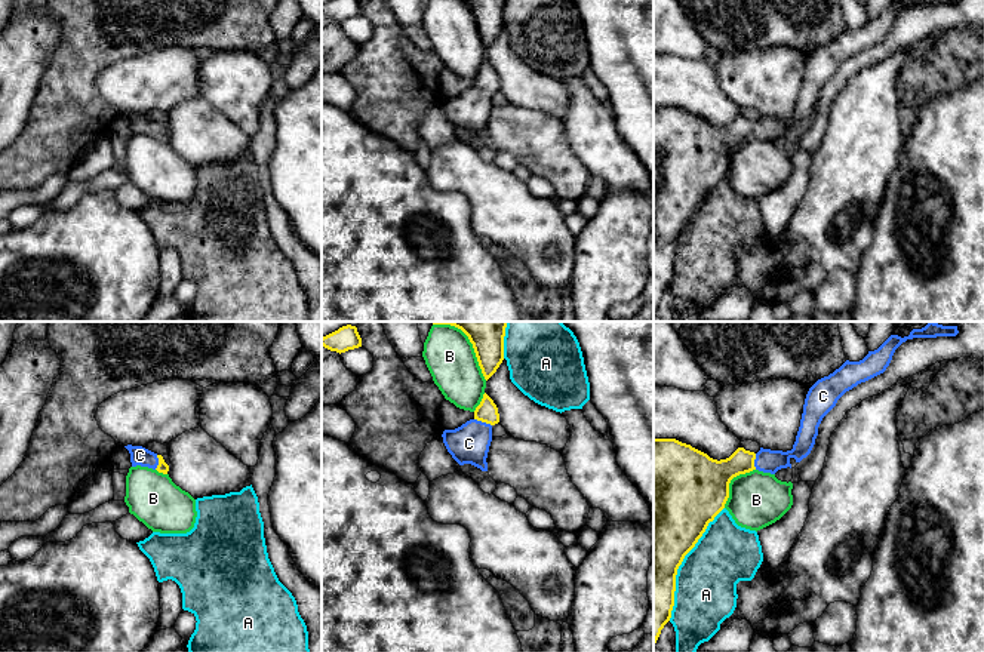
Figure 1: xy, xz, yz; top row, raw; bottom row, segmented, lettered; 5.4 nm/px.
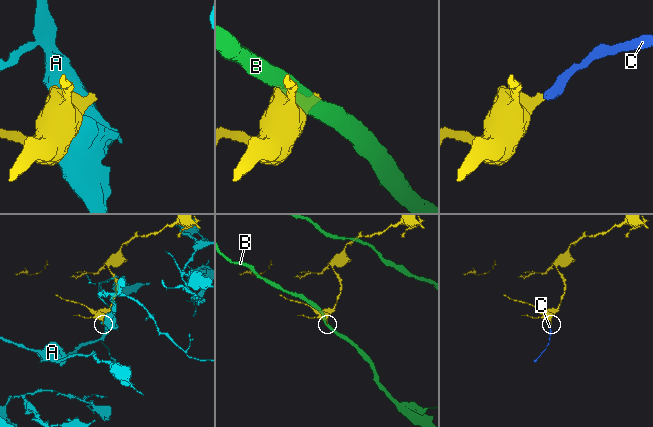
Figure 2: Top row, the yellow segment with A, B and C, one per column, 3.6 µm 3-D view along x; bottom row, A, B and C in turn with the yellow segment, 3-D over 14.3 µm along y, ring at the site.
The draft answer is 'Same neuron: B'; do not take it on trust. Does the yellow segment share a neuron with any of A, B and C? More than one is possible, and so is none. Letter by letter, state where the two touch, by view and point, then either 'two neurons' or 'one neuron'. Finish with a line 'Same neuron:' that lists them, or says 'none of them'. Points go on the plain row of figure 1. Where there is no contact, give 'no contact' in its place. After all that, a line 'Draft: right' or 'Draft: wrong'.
A: contact yz (680, 231); two neurons
B: contact yz (729, 150); two neurons
C: contact xz (483, 89); one neuron
Same neuron: C
Draft: wrong

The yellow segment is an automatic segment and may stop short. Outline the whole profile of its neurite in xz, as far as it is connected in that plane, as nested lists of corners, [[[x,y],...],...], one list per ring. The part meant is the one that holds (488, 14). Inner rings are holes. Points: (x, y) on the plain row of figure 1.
[[[464,0],[473,12],[479,34],[488,49],[504,28],[505,0]]]

